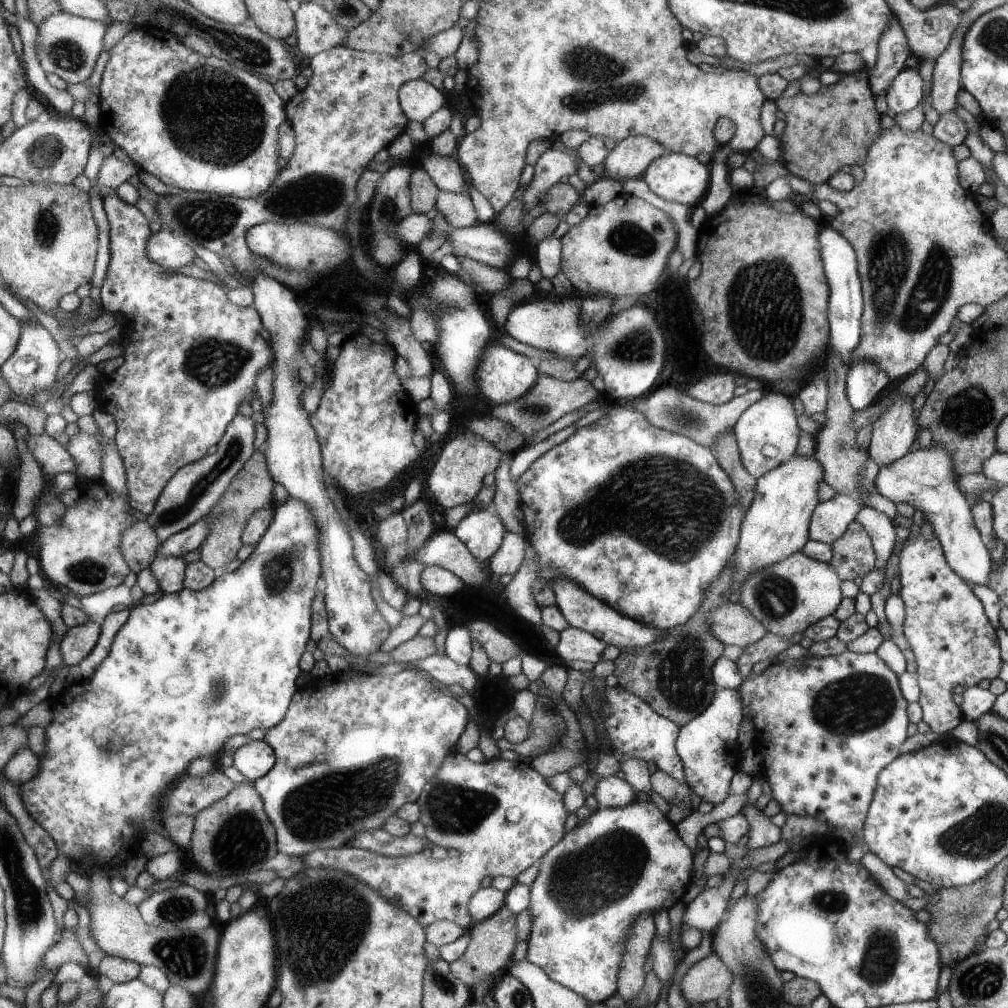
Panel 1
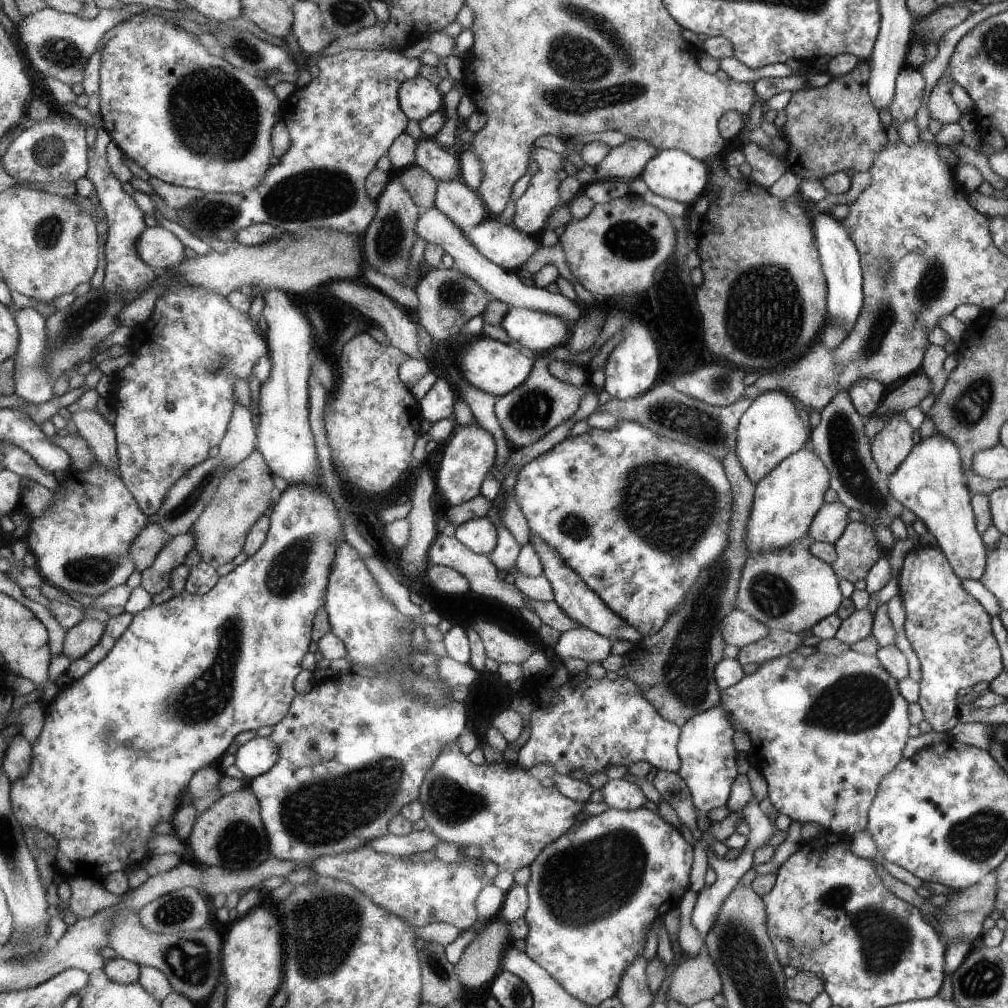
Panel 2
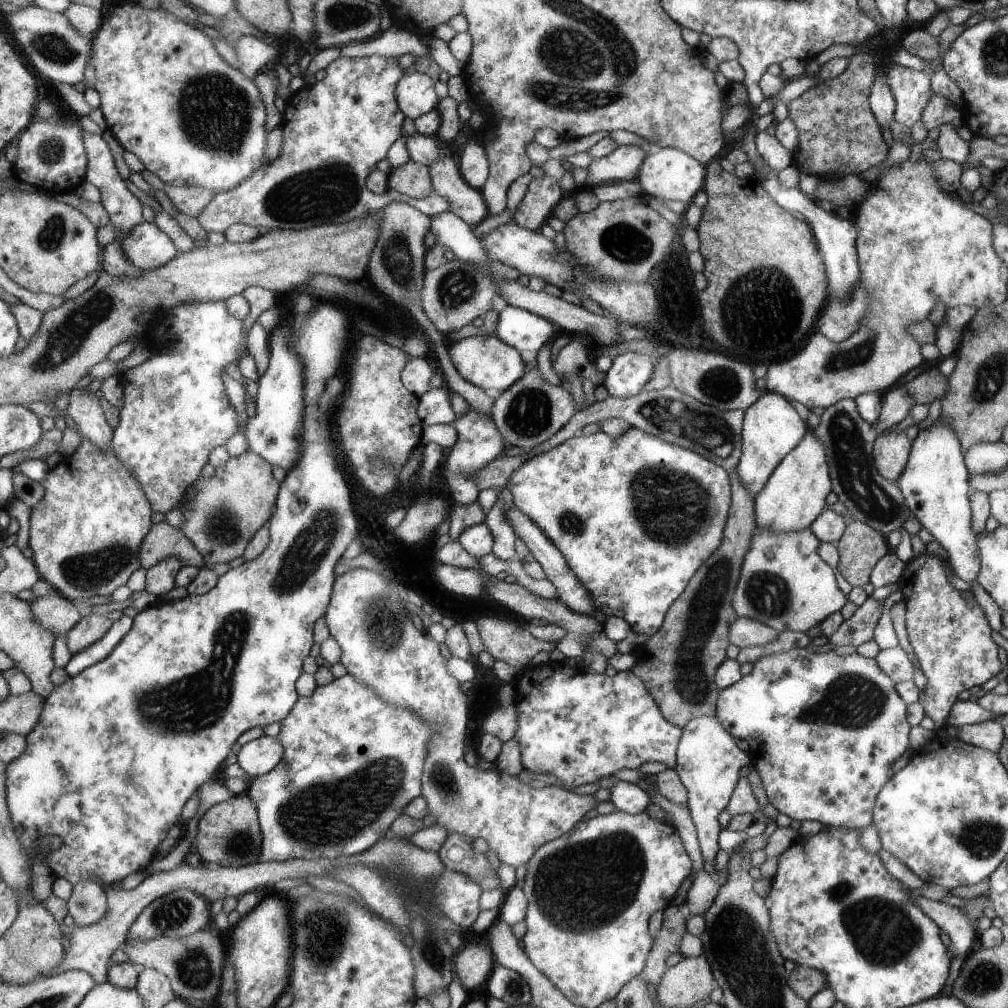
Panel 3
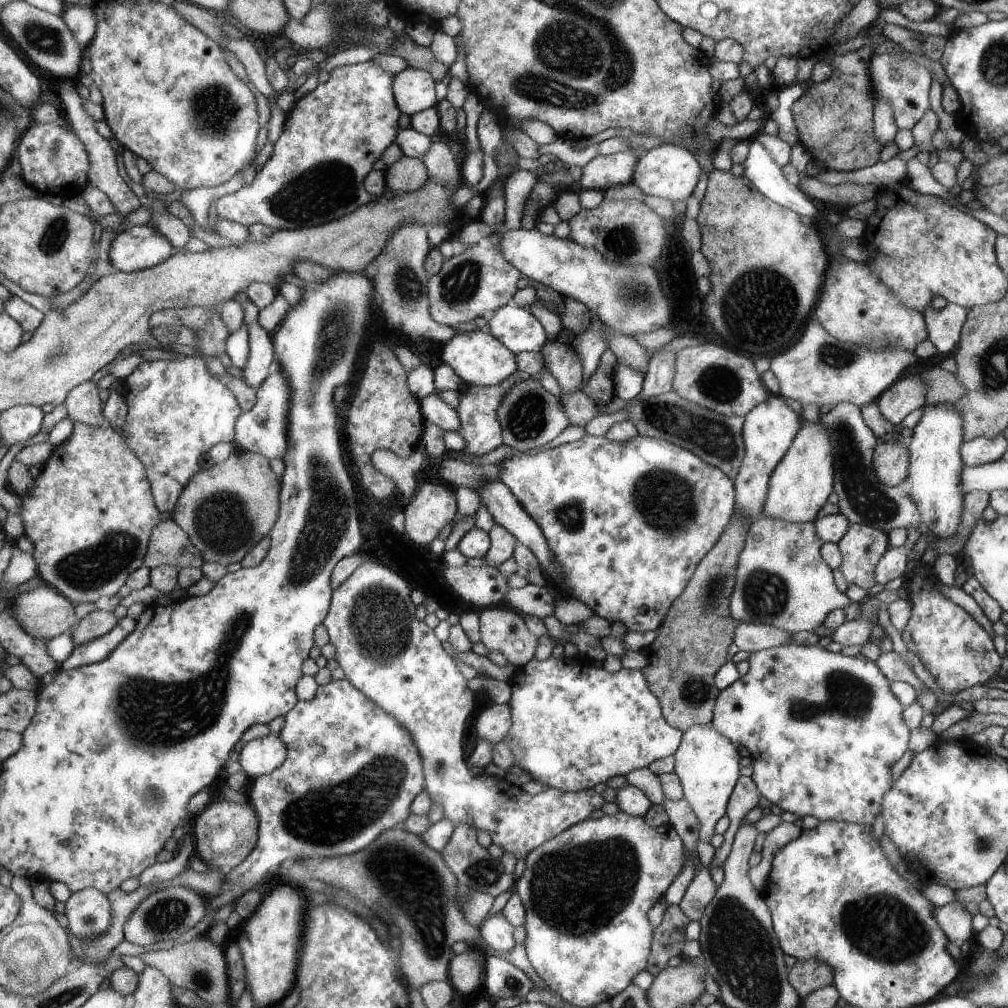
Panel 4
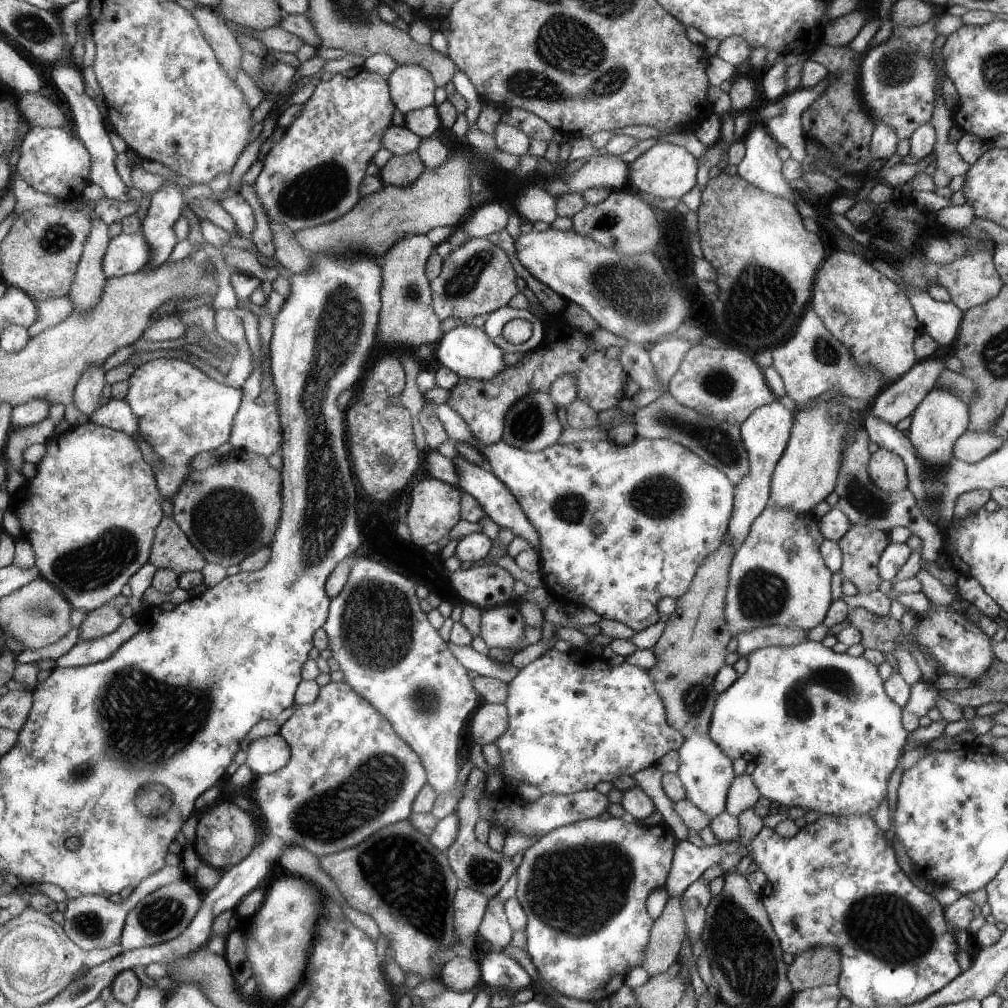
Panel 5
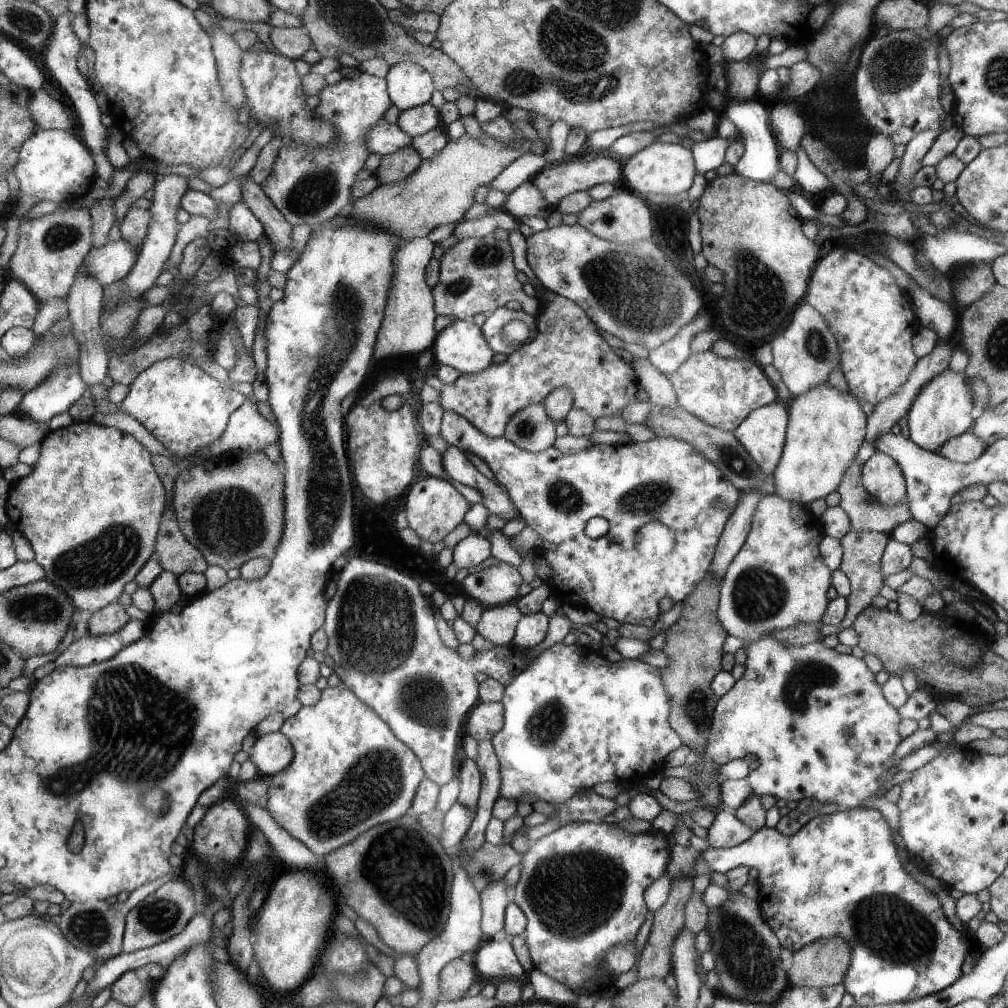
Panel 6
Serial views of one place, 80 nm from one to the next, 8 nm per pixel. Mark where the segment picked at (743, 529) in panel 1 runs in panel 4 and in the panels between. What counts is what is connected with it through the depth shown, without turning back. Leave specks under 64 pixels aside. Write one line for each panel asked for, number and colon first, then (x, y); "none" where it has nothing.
2: (786, 500)
3: (793, 496)
4: (800, 483)

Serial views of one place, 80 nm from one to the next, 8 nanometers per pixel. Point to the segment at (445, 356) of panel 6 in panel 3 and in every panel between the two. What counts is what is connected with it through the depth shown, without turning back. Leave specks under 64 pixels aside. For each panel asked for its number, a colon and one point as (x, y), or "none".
3: (485, 361)
4: (476, 357)
5: (466, 350)

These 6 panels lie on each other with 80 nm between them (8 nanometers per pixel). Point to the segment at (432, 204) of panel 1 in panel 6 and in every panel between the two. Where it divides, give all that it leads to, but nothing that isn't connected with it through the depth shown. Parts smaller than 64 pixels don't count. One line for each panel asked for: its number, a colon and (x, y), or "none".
2: (422, 185)
3: (414, 179)
4: (408, 174)
5: (402, 170)
6: (394, 167)

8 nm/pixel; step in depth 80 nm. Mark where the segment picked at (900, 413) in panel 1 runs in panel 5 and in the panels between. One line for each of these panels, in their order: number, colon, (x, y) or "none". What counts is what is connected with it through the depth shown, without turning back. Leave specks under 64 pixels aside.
2: (889, 447)
3: (890, 451)
4: (890, 464)
5: (886, 469)

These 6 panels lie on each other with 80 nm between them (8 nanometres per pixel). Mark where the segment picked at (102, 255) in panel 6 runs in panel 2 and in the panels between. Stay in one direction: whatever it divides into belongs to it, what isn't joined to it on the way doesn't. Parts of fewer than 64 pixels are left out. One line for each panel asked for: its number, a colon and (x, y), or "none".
2: (160, 248)
3: (148, 246)
4: (140, 247)
5: (126, 253)

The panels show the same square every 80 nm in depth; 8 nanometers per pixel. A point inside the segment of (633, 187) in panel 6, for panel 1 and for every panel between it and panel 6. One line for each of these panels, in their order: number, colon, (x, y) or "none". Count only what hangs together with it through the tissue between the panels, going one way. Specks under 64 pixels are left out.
1: (675, 177)
2: (671, 174)
3: (667, 173)
4: (667, 170)
5: (664, 170)

